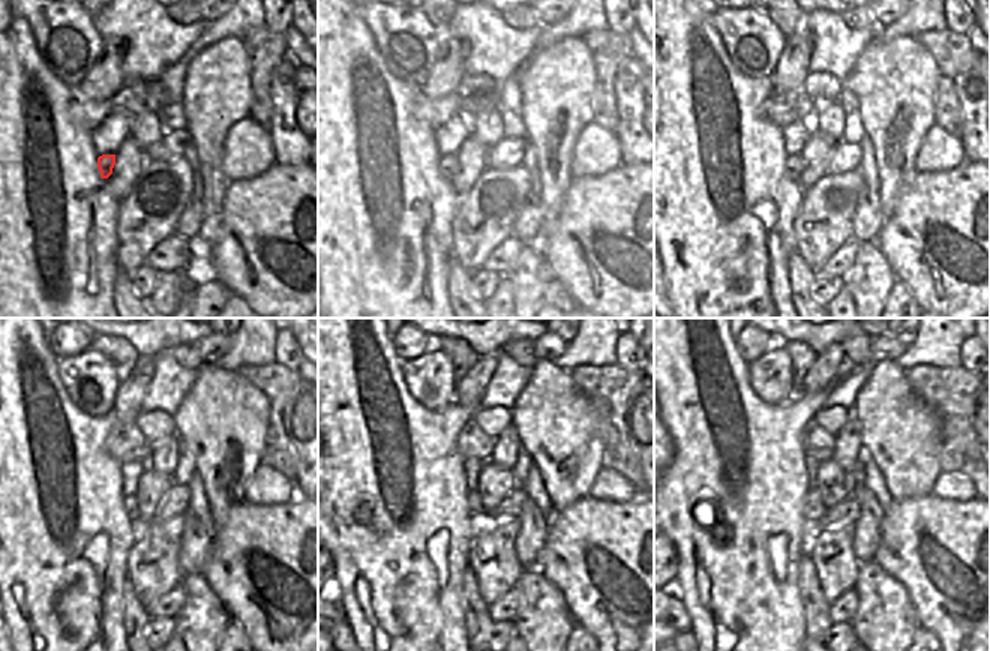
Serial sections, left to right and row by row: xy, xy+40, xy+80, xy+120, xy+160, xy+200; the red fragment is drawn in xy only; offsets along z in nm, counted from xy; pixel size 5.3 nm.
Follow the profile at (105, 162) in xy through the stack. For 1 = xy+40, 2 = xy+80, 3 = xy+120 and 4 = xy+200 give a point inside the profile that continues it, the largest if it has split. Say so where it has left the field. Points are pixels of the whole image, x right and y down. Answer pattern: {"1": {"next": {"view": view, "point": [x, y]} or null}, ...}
{"1": {"next": {"view": "xy+40", "point": [449, 165]}}, "2": {"next": {"view": "xy+80", "point": [794, 164]}}, "3": {"next": {"view": "xy+120", "point": [129, 501]}}, "4": {"next": {"view": "xy+200", "point": [813, 510]}}}

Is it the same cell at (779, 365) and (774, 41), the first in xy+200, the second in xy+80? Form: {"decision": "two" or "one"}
{"decision": "one"}

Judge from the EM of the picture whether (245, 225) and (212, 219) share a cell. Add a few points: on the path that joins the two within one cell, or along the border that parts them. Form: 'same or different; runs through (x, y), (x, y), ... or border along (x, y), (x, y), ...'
different; border along (230, 186), (224, 198), (221, 236), (212, 248)

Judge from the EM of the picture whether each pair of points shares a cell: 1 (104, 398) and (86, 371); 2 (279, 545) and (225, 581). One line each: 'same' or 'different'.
1: same
2: same

